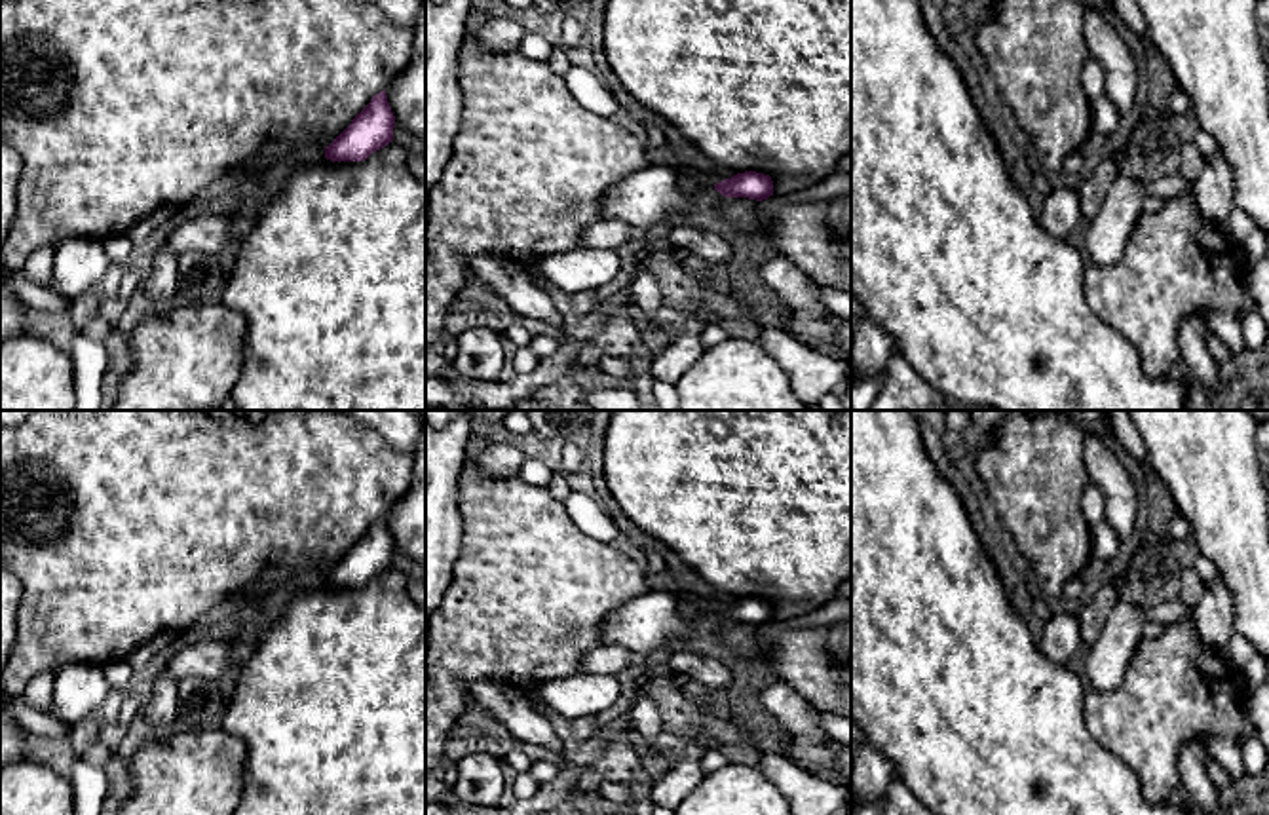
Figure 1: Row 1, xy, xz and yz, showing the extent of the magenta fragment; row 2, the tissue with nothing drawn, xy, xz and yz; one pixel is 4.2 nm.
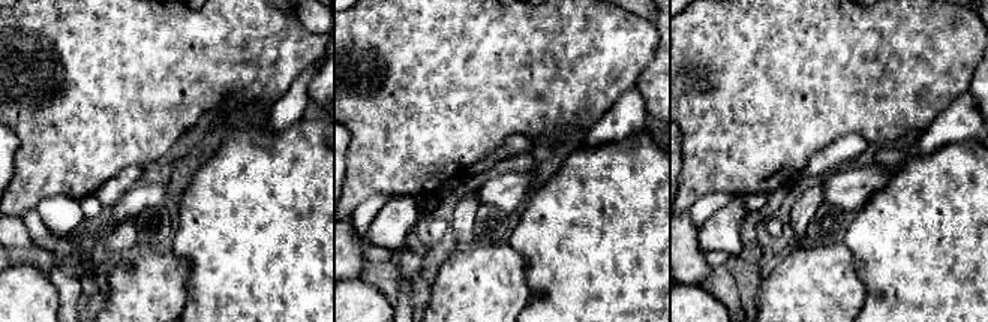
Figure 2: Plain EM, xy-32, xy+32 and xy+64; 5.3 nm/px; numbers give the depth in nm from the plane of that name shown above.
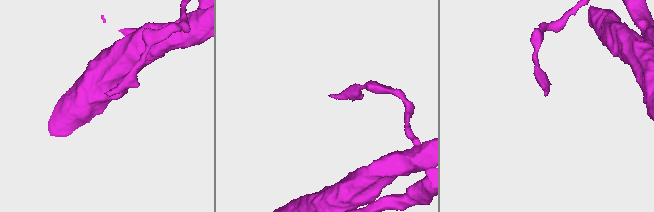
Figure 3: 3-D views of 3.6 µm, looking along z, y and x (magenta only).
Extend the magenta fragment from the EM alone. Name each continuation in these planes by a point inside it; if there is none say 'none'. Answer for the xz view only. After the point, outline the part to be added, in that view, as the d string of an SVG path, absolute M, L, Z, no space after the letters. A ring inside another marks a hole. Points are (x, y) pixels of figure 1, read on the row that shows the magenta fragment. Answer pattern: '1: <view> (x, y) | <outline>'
1: xz (700, 179) | M678 165L678 173L684 175L688 180L693 180L697 184L714 186L714 184L722 182L722 179L710 179L710 177L699 175L699 173L691 177L690 171L691 171L690 167Z

